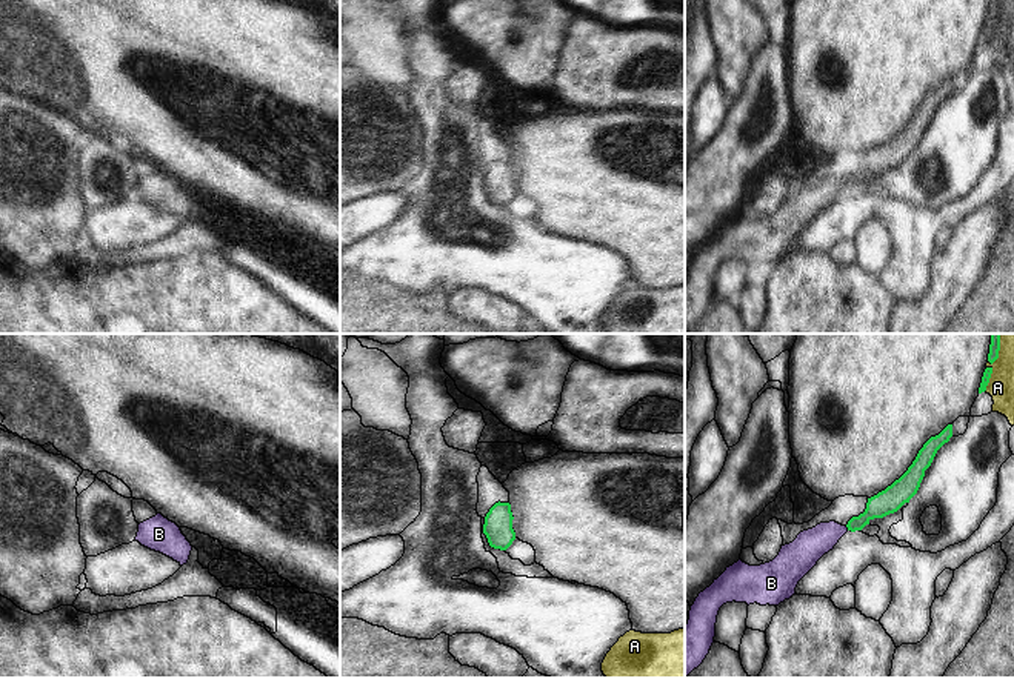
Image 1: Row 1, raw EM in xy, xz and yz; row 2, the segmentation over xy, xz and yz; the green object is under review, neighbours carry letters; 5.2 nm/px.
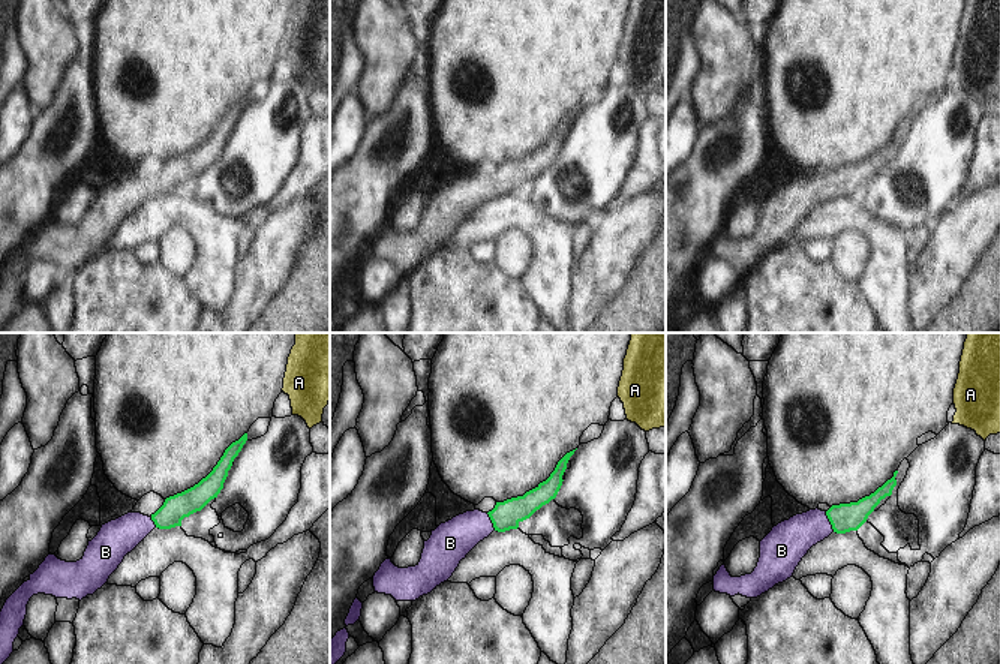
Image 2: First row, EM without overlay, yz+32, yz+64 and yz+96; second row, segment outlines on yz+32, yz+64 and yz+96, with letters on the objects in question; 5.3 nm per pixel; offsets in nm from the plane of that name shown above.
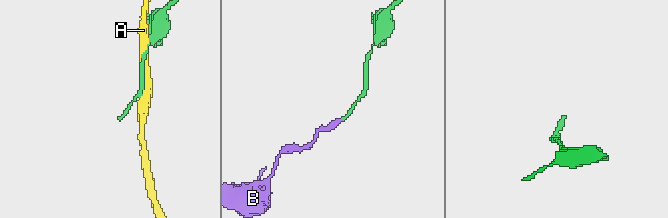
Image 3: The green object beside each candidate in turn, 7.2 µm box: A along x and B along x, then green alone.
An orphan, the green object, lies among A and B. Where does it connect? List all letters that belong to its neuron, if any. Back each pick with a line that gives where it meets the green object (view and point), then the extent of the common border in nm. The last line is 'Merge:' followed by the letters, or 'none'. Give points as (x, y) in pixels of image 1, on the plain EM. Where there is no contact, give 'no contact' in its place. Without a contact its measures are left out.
B: meets green in yz at (847, 182); contact 30 nm long
Merge: B

